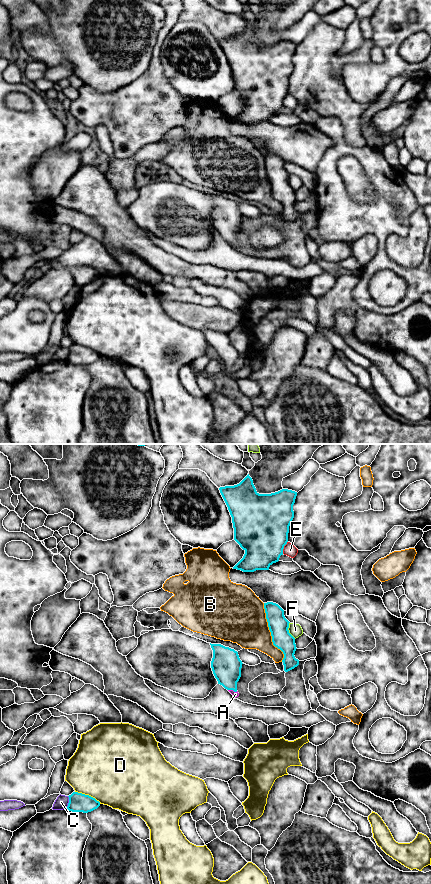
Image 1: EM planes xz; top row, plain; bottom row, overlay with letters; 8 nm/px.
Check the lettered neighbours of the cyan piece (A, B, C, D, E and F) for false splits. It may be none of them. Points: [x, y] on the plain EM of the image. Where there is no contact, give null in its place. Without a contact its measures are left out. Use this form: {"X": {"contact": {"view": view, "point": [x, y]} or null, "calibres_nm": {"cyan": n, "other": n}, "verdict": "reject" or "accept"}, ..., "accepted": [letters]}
{"A": {"contact": {"view": "xz", "point": [233, 242]}, "calibres_nm": {"cyan": 240, "other": 50}, "verdict": "accept"}, "B": {"contact": {"view": "xz", "point": [271, 185]}, "calibres_nm": {"cyan": 160, "other": 360}, "verdict": "reject"}, "C": {"contact": {"view": "xz", "point": [69, 354]}, "calibres_nm": {"cyan": 160, "other": 100}, "verdict": "reject"}, "D": {"contact": {"view": "xz", "point": [88, 347]}, "calibres_nm": {"cyan": 160, "other": 500}, "verdict": "reject"}, "E": {"contact": {"view": "xz", "point": [283, 99]}, "calibres_nm": {"cyan": 440, "other": 100}, "verdict": "reject"}, "F": {"contact": {"view": "xz", "point": [288, 182]}, "calibres_nm": {"cyan": 160, "other": 100}, "verdict": "reject"}, "accepted": ["A"]}

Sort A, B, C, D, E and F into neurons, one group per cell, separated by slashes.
A / B / C / D / E / F

